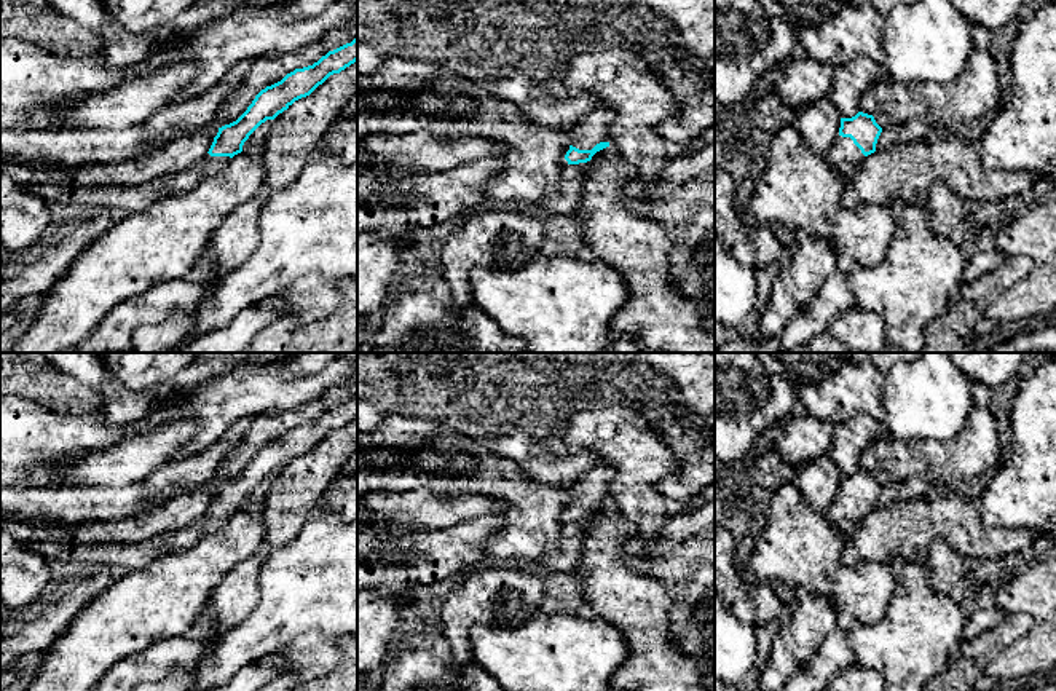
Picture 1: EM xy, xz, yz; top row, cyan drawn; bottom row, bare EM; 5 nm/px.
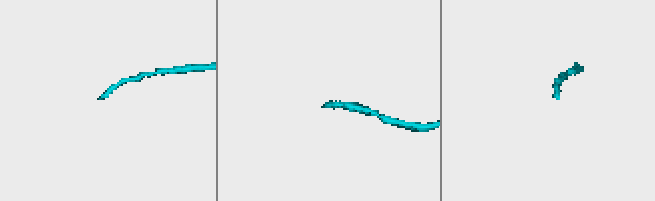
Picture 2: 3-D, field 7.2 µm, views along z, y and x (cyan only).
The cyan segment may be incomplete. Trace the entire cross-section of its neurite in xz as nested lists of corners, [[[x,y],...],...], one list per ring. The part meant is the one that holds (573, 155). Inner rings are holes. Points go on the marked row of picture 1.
[[[601,105],[568,132],[571,137],[565,155],[568,164],[587,163],[597,152],[609,147],[608,131],[613,118],[614,113]]]

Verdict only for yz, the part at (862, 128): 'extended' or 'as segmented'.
extended

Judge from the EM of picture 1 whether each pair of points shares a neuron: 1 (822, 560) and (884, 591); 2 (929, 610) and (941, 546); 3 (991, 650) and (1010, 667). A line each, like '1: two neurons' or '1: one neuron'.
1: one neuron
2: two neurons
3: two neurons

